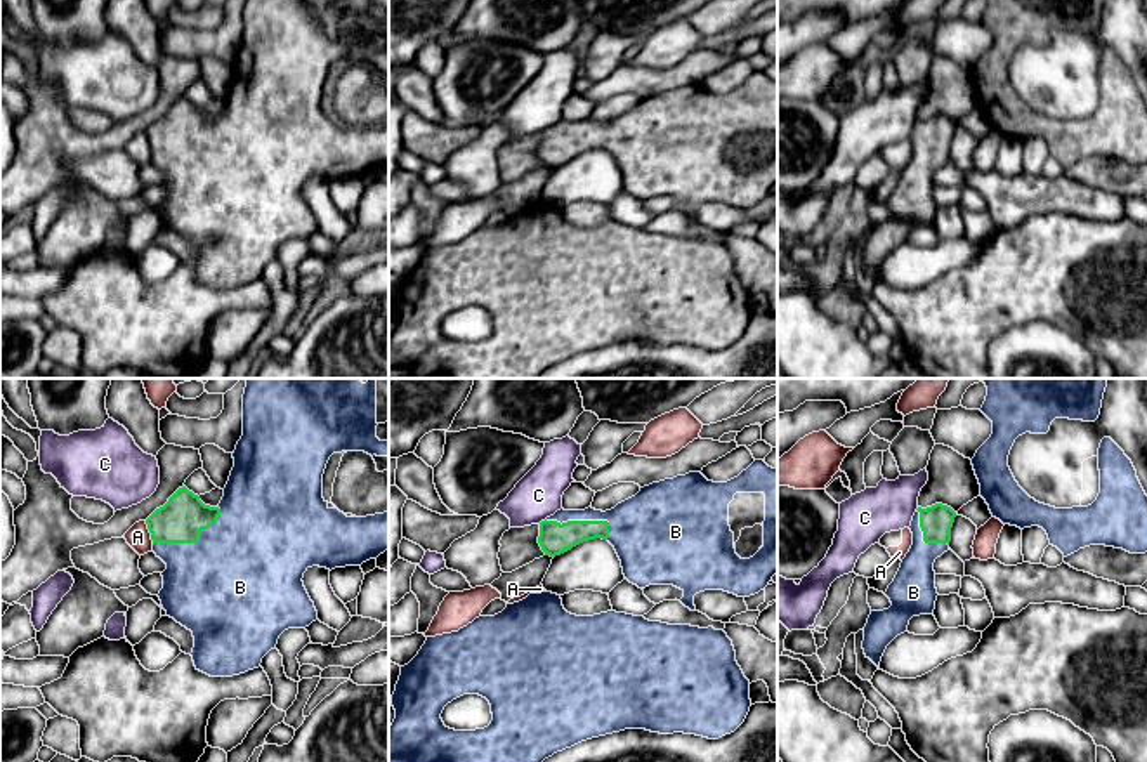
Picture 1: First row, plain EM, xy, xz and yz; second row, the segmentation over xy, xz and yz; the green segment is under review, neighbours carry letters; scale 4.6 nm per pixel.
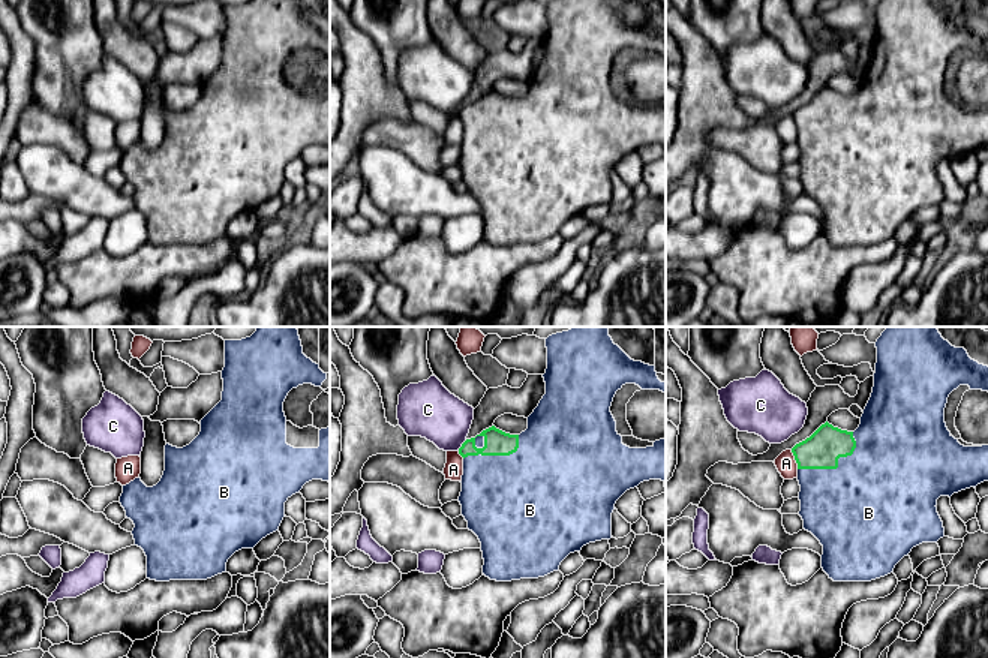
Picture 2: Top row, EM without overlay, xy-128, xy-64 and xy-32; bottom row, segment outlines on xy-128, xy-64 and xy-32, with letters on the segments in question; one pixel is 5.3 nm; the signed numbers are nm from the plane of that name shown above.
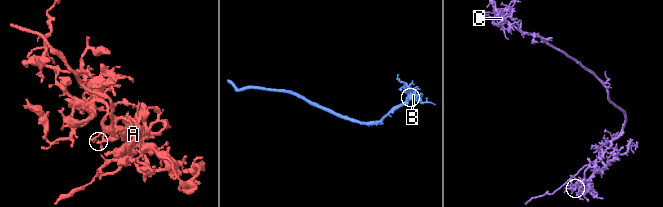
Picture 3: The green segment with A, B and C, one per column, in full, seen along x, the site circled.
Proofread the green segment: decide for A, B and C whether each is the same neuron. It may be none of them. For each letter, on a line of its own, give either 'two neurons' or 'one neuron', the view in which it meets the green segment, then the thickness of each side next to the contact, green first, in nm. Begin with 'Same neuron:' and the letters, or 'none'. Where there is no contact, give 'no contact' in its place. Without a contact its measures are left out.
Same neuron: B
A: two neurons; contact in xy; calibres 200 and 110 nm
B: one neuron; contact in xy; calibres 200 and 480 nm
C: two neurons; contact in xz; calibres 150 and 220 nm

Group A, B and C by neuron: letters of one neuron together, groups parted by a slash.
A / B / C

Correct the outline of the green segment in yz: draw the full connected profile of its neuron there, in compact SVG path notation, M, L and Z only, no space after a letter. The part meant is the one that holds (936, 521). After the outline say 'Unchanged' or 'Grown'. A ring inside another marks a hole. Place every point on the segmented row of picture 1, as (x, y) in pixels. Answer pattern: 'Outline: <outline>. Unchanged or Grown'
Outline: M942 503L916 509L909 526L913 545L885 592L892 606L871 611L864 627L862 649L878 668L887 646L908 632L913 616L934 614L939 595L934 562L949 550L954 517L956 512Z. Grown

